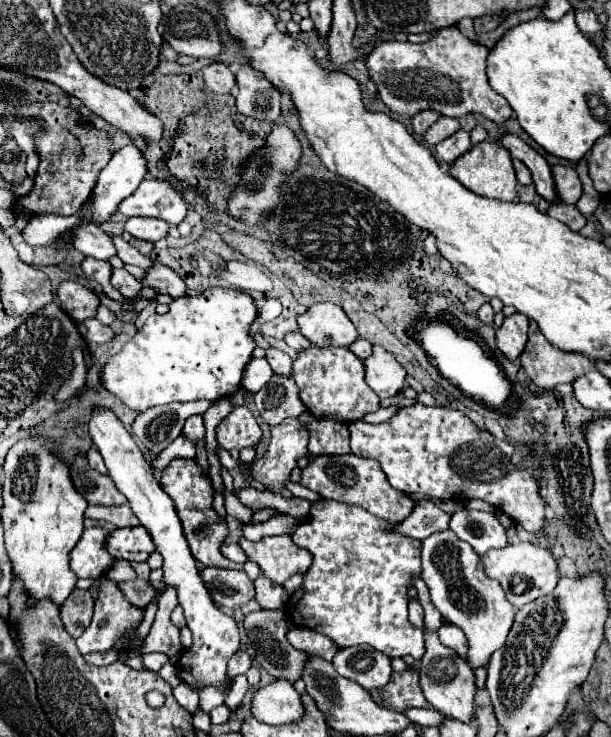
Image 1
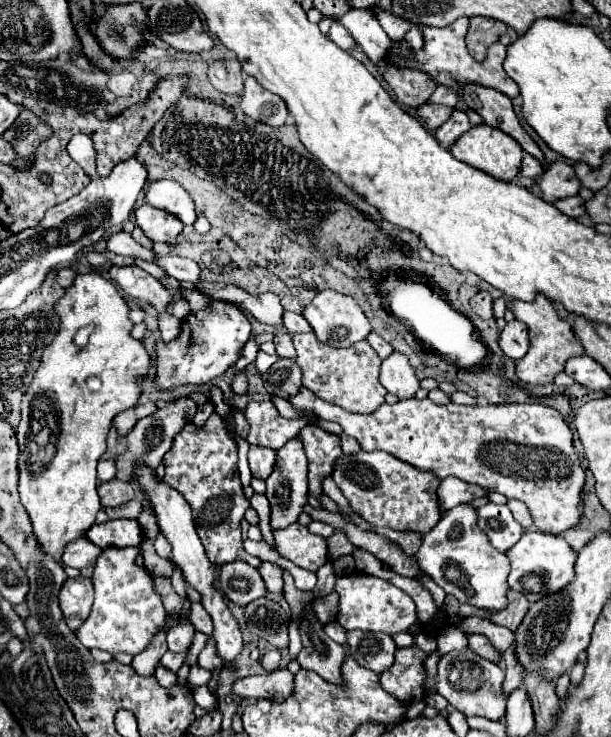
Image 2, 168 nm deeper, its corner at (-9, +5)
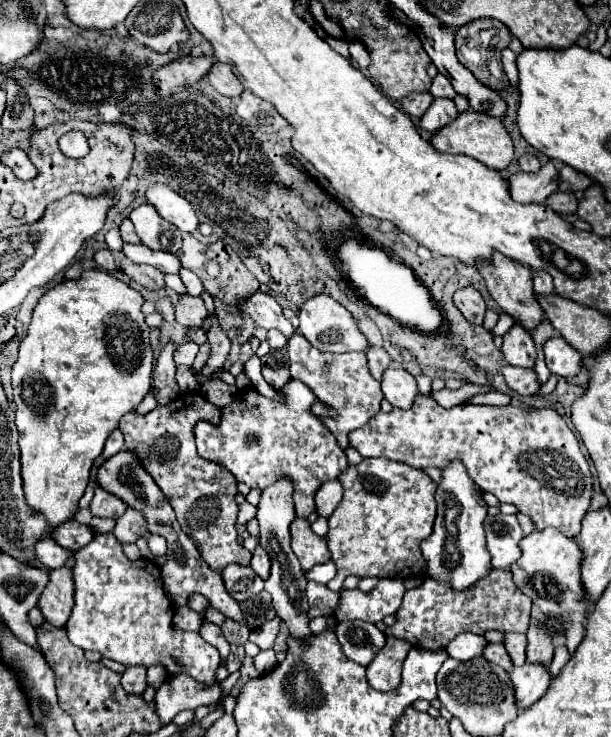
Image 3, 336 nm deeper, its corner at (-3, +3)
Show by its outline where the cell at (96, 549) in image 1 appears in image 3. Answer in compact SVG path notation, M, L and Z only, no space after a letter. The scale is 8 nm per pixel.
M44 537L36 543L36 559L48 567L48 569L56 569L62 567L66 563L66 559L72 557L72 551L60 547L58 543L54 543L50 537Z

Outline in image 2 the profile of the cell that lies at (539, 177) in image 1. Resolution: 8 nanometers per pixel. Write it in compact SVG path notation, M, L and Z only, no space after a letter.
M466 85L466 89L462 91L464 101L468 103L470 109L474 109L486 125L490 127L498 127L500 131L506 131L506 135L510 135L512 139L516 139L520 143L520 147L530 153L532 157L538 157L540 163L546 167L546 157L542 153L542 149L532 141L532 137L522 129L510 99L494 89L482 89L480 85Z

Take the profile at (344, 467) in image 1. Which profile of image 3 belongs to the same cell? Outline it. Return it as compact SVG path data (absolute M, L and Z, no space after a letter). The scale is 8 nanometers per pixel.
M364 459L338 479L344 487L344 497L328 517L330 529L326 533L338 575L328 587L340 591L348 575L400 581L424 577L428 567L420 553L420 543L432 533L436 517L436 483L422 469L412 469L410 465L388 459Z

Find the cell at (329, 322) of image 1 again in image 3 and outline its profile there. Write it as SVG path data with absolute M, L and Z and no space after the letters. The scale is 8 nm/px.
M316 295L308 299L298 313L300 319L300 333L320 351L332 351L332 353L346 353L346 351L362 351L366 353L370 349L368 339L360 333L354 317L330 295Z

